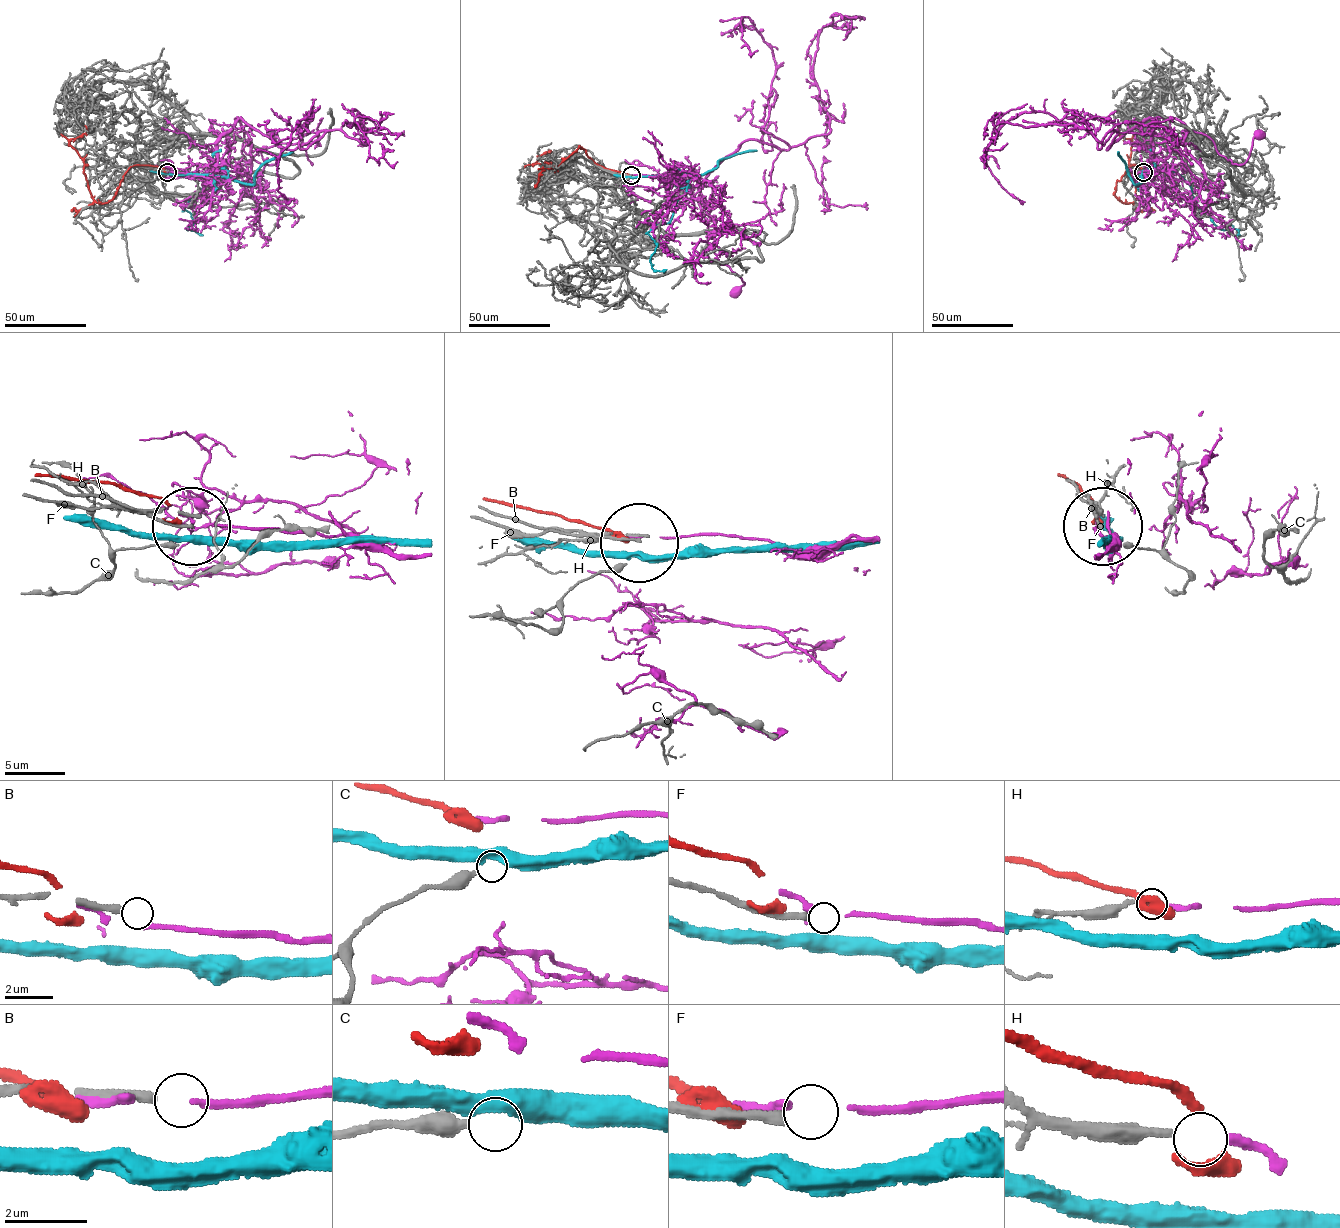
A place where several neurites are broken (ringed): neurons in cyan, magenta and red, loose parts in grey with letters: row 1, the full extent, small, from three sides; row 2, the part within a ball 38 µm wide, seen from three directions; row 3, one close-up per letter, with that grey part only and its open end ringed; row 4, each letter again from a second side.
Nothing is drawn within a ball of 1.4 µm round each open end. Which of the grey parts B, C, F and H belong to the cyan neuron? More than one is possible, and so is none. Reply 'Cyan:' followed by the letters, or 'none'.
Cyan: none

